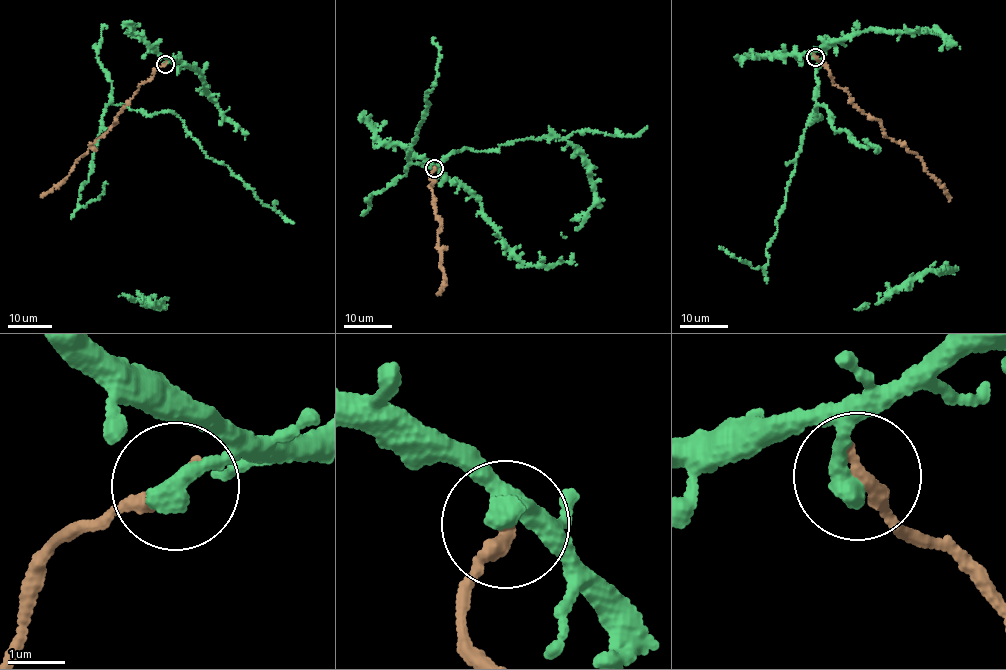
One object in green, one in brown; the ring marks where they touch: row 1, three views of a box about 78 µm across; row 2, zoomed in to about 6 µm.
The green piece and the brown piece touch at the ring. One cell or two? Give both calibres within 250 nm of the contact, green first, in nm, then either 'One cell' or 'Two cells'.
Thickness 400 nm (green) against 280 nm. Two cells

